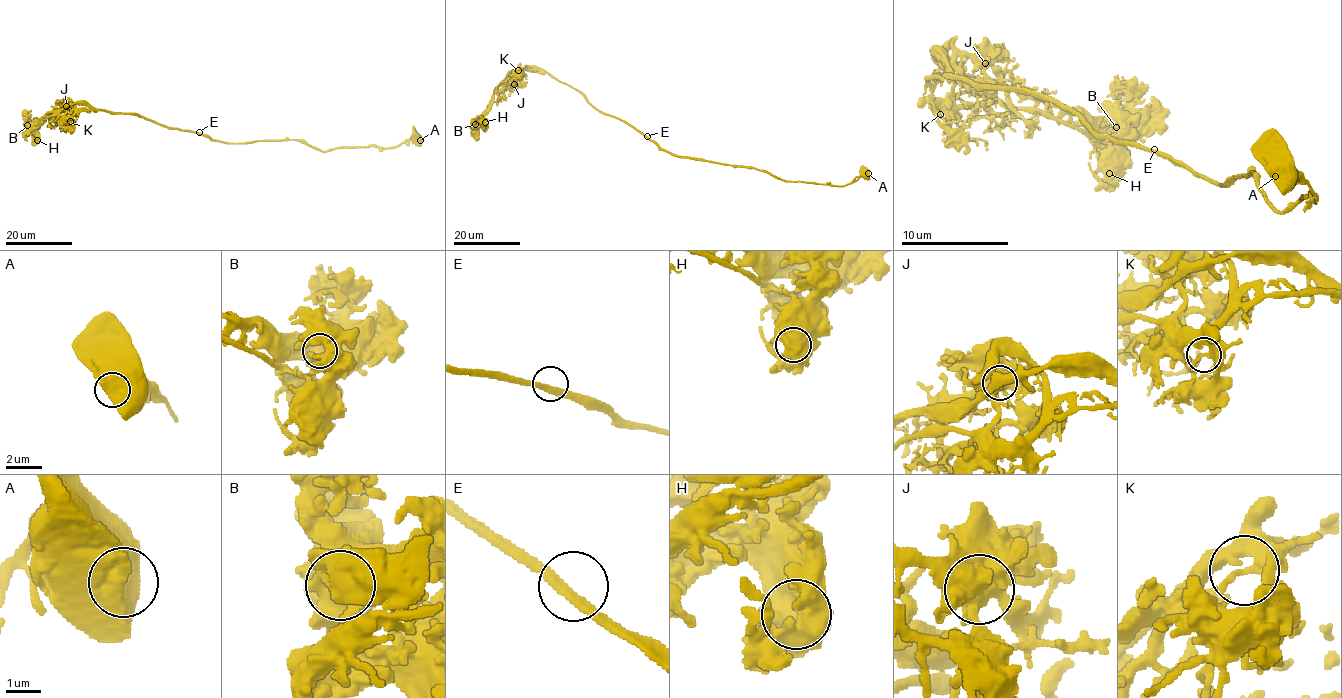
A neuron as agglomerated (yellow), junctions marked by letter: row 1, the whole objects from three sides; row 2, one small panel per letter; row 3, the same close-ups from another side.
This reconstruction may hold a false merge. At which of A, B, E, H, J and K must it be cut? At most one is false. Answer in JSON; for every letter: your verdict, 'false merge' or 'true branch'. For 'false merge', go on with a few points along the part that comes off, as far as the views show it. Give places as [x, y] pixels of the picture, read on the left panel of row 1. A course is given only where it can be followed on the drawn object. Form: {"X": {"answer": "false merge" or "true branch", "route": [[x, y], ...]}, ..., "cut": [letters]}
{"A": {"answer": "true branch"}, "B": {"answer": "false merge", "route": [[27, 126], [46, 113], [60, 111], [72, 103], [85, 104], [96, 111]]}, "E": {"answer": "true branch"}, "H": {"answer": "true branch"}, "J": {"answer": "true branch"}, "K": {"answer": "true branch"}, "cut": ["B"]}

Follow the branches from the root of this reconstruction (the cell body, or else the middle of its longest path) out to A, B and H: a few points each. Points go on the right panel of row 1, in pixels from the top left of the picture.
A: (1157, 152), (1216, 184), (1251, 173), (1278, 211), (1299, 198), (1315, 200), (1291, 171), (1275, 176)
B: (1157, 152), (1103, 139), (1042, 96), (929, 80), (934, 98), (985, 93), (1117, 128)
H: (1157, 152), (1103, 139), (1042, 96), (929, 80), (934, 98), (985, 93), (1101, 139), (1109, 173)

